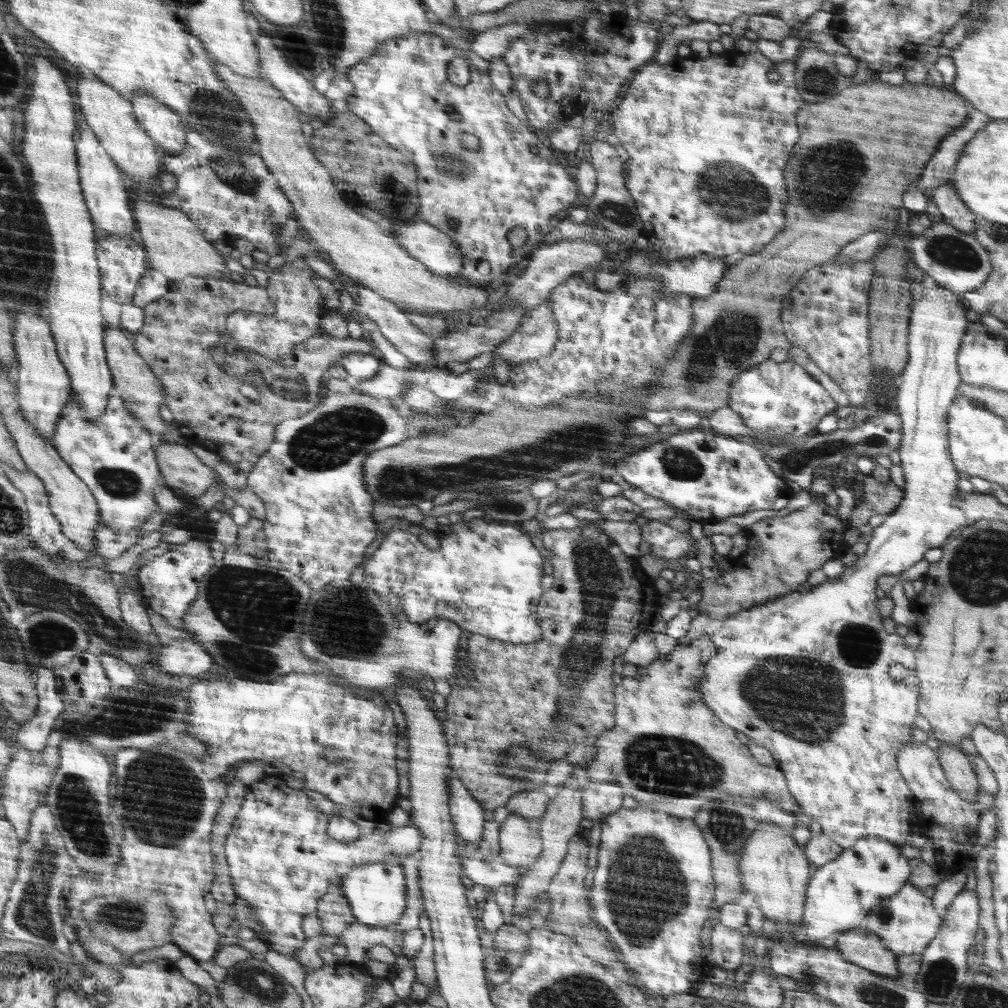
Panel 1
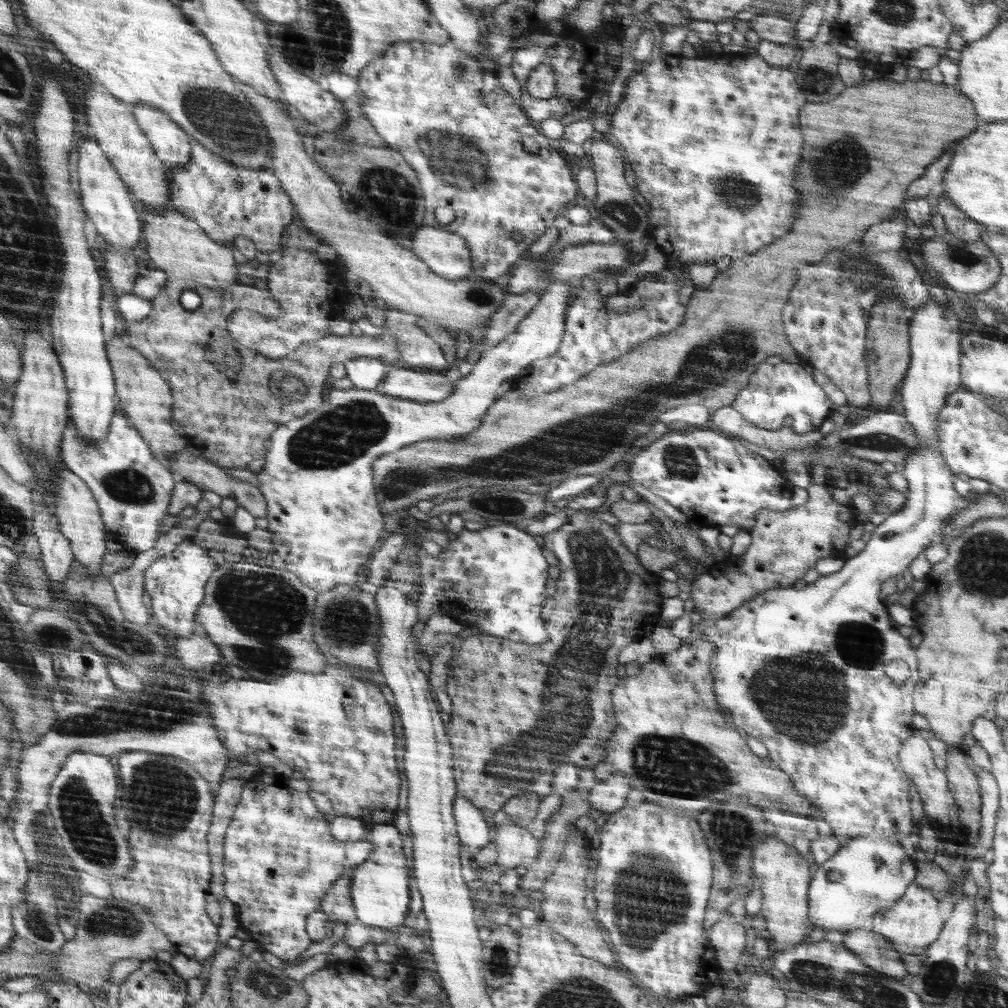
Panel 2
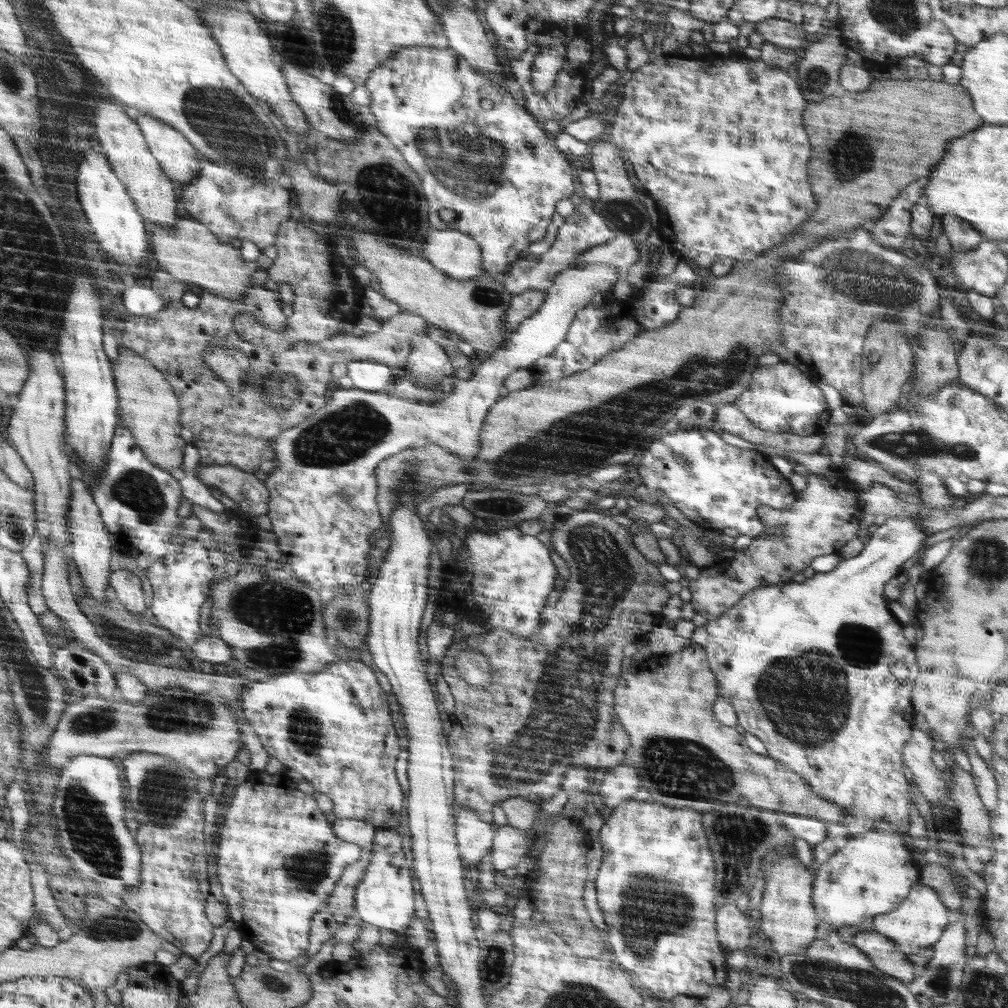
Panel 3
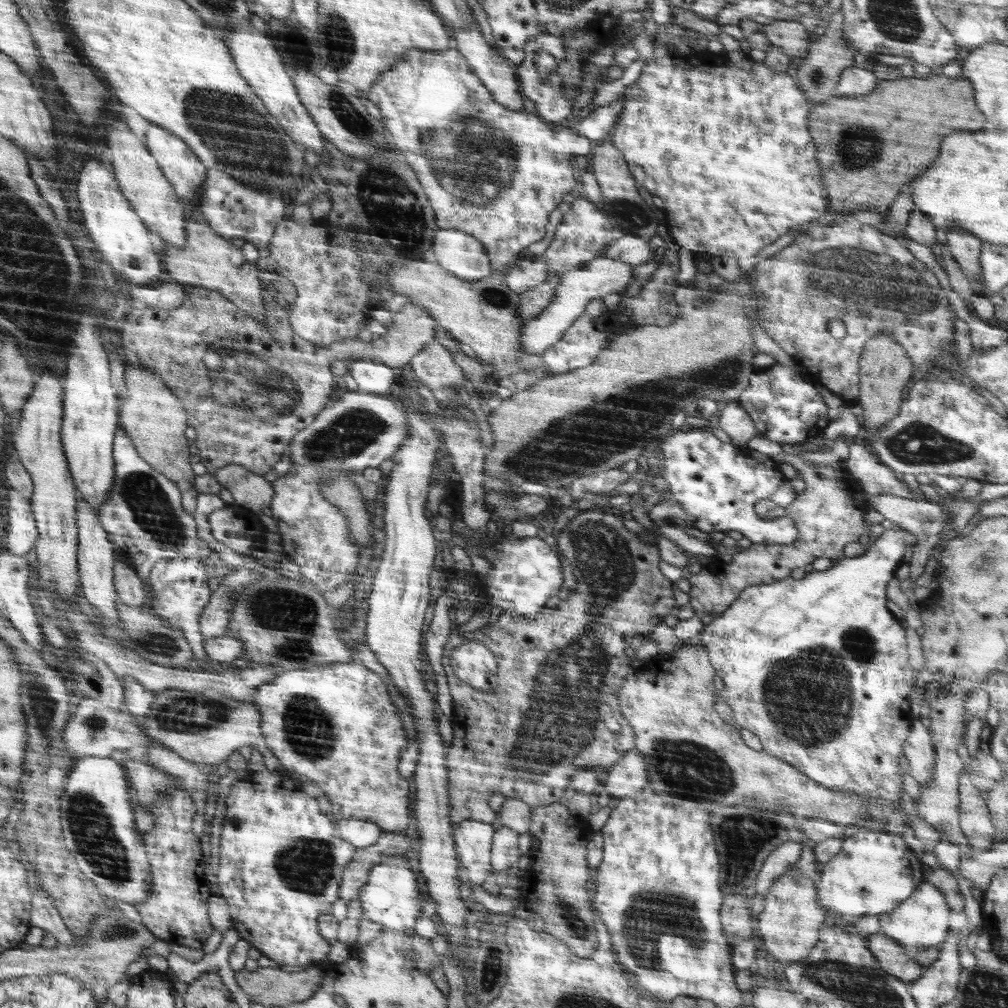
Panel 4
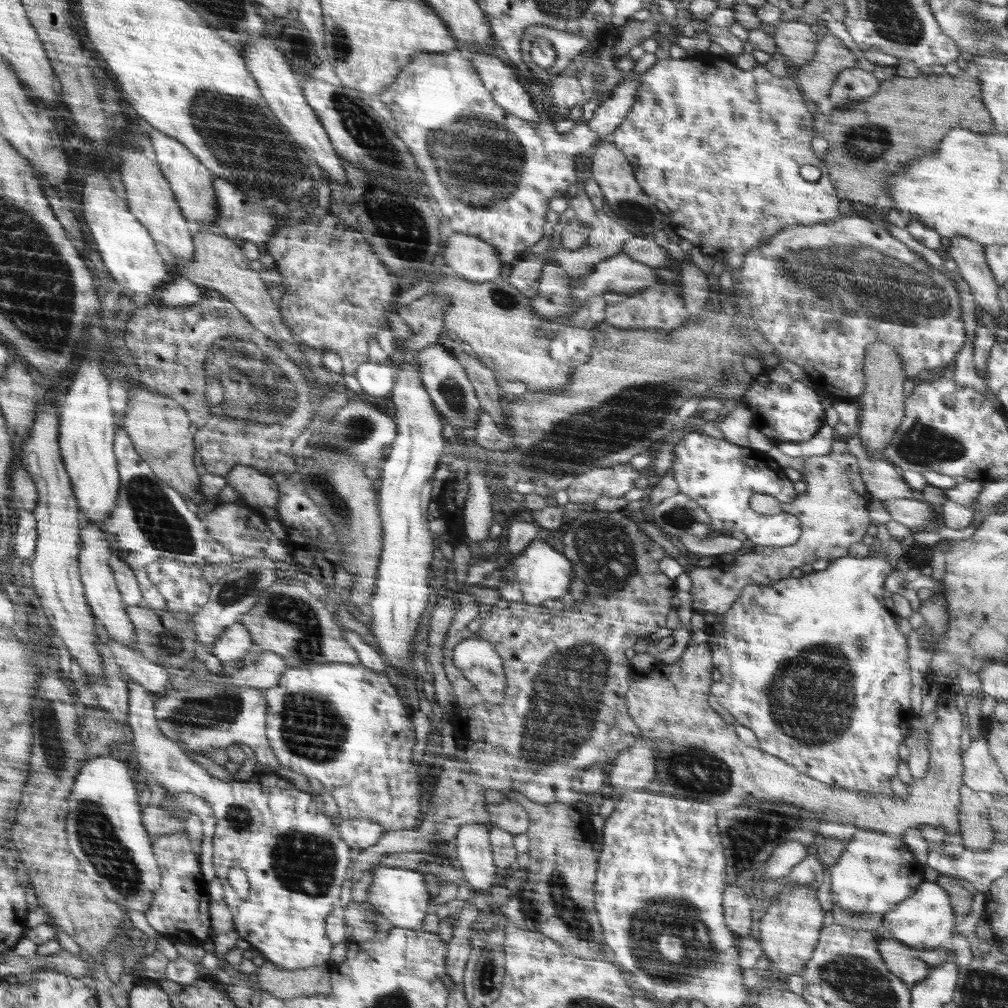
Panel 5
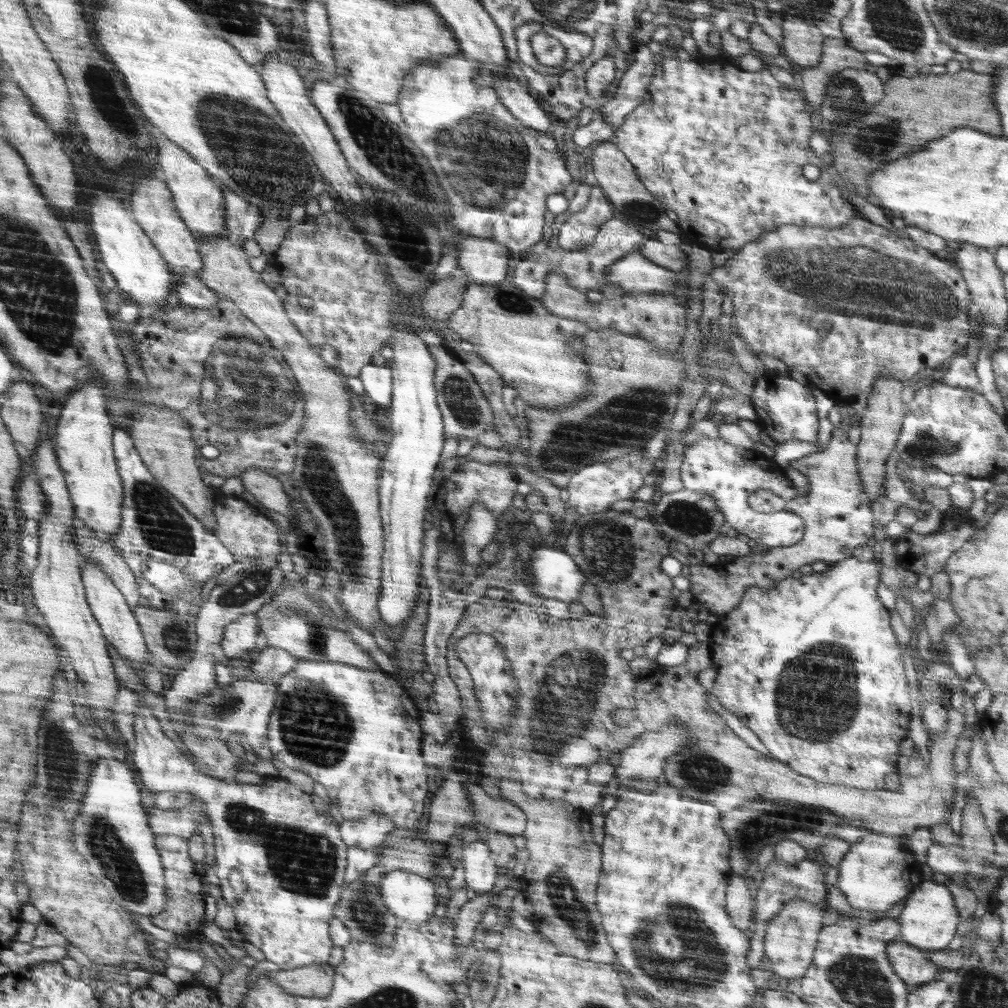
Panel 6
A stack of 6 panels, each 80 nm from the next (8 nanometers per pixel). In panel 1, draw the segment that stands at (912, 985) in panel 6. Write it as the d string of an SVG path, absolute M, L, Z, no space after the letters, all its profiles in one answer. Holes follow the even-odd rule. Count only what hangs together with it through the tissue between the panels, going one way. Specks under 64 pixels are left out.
M862 926L848 932L841 931L834 947L844 960L872 973L895 979L901 976L898 956L884 946L879 936Z

